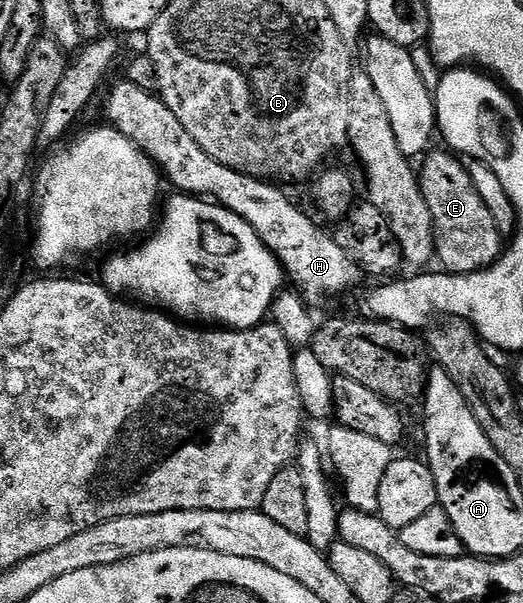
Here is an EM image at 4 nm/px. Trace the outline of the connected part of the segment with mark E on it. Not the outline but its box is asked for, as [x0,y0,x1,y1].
[418,151,505,276]

